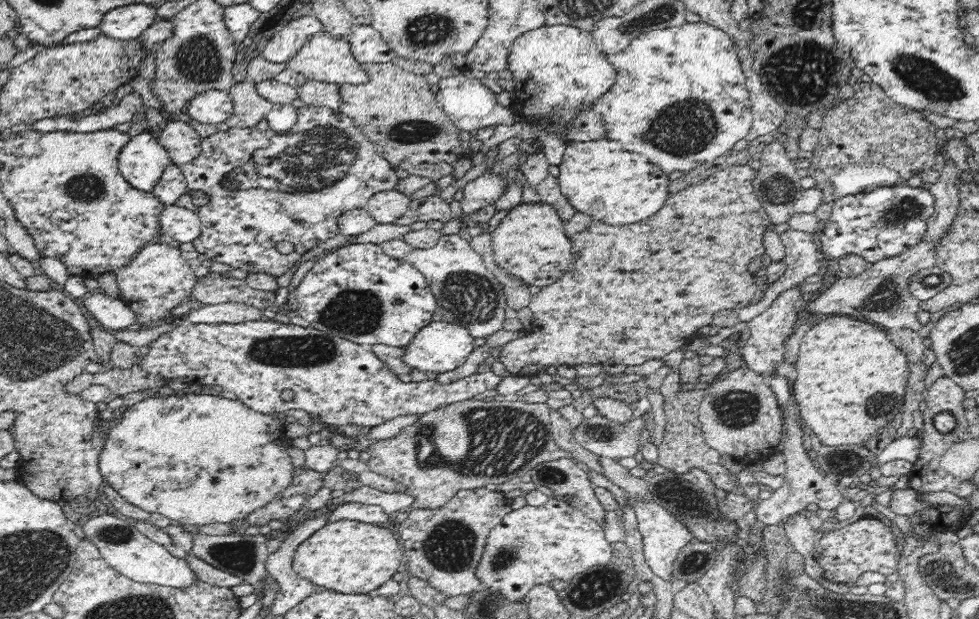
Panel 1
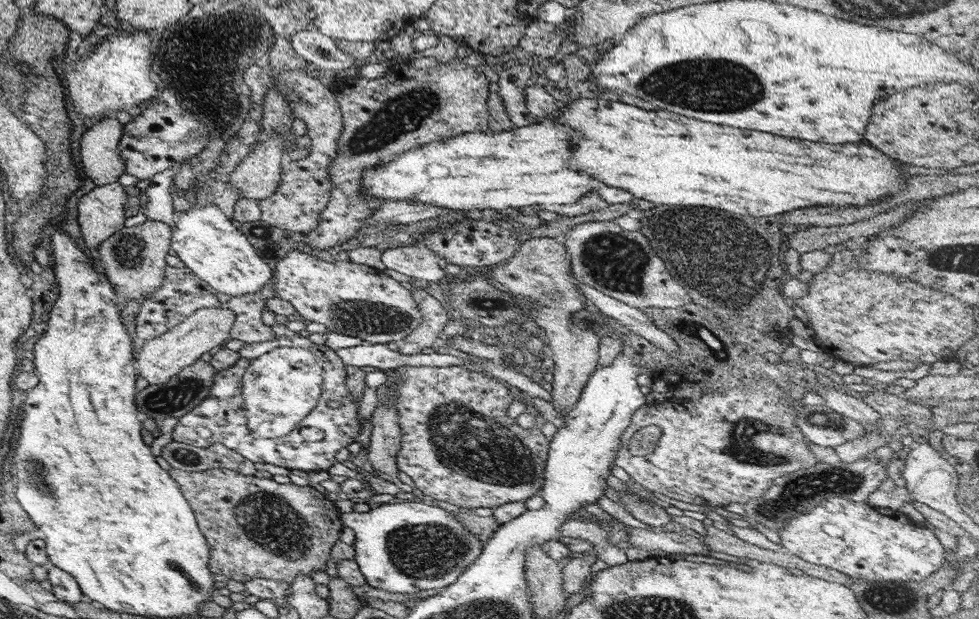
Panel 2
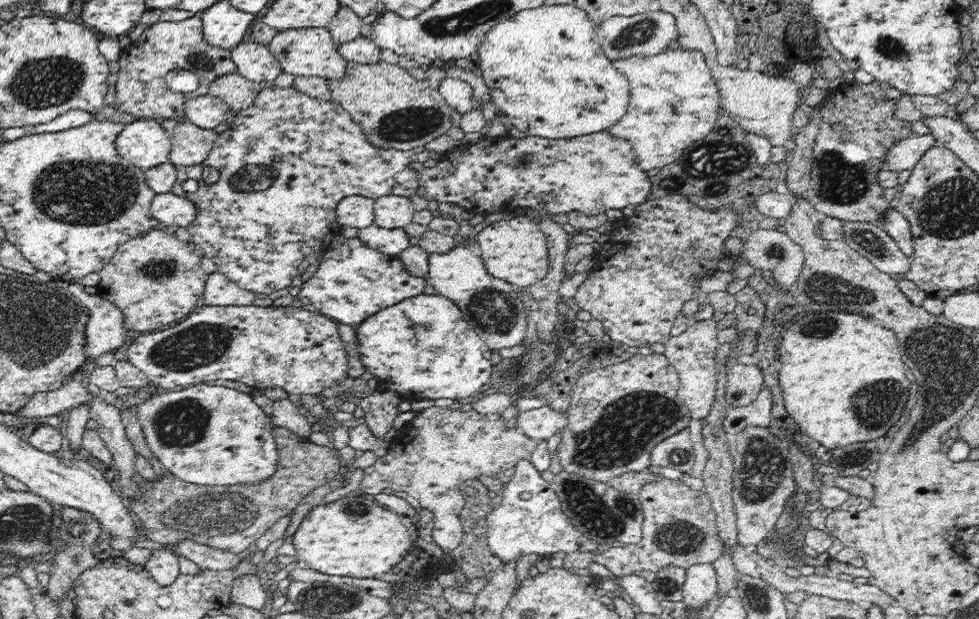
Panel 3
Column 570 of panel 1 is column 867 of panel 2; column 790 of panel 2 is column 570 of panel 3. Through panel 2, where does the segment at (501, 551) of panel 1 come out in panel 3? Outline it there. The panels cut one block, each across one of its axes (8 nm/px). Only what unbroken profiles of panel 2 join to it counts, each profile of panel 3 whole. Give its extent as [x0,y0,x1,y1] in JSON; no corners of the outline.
[487,460,586,563]

